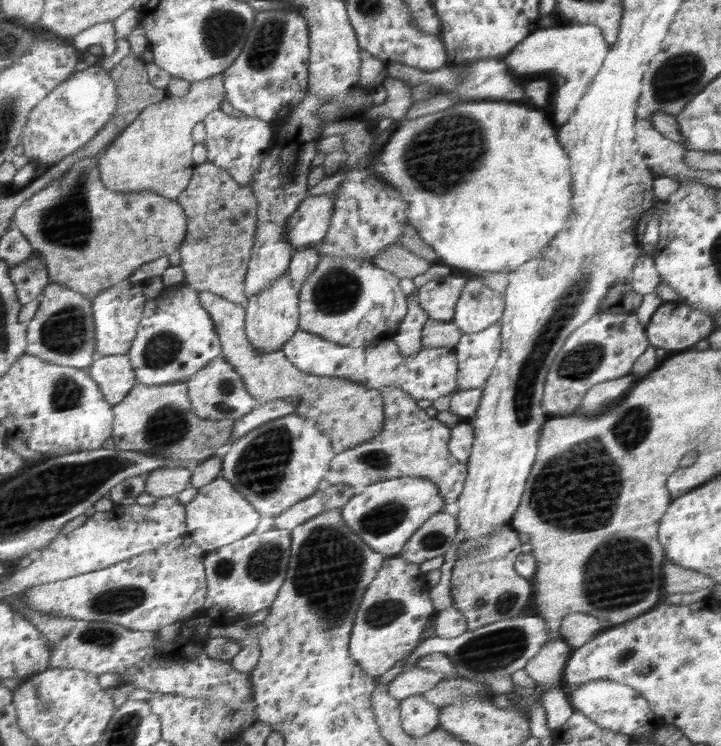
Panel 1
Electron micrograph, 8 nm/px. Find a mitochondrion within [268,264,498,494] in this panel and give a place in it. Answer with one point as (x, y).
(378, 460)

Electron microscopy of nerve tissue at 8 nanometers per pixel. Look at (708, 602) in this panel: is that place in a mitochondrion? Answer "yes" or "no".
no

